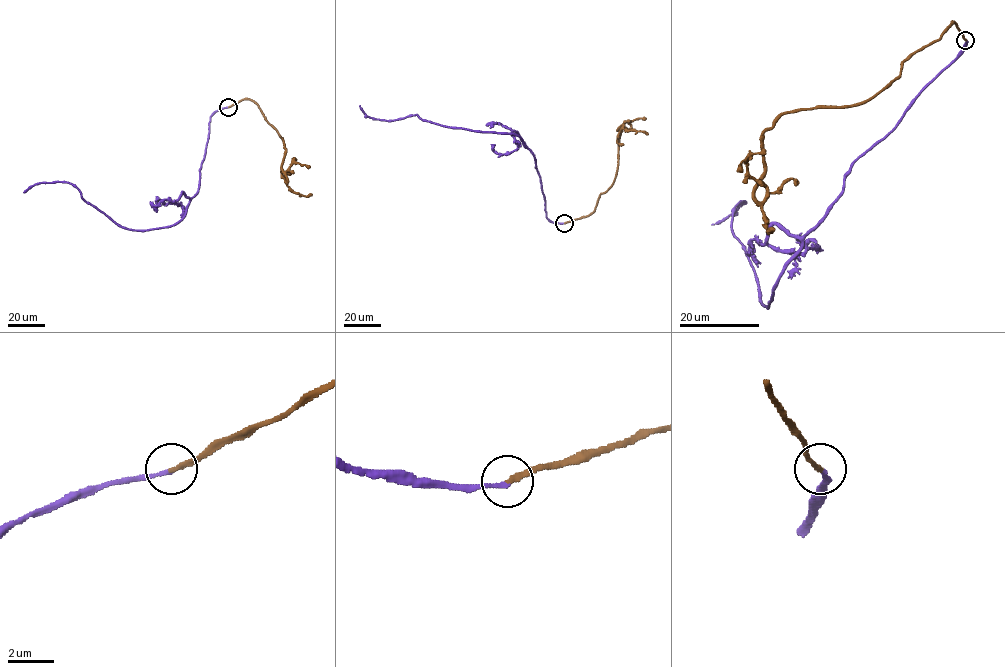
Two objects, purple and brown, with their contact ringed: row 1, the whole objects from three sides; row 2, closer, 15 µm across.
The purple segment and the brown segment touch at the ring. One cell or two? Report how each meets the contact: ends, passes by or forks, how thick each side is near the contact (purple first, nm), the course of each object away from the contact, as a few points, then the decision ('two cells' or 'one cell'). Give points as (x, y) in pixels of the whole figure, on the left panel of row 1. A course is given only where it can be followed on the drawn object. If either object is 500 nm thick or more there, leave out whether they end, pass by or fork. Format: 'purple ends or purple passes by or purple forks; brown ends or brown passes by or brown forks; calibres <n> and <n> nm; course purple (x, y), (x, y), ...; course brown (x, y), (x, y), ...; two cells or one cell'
purple ends; brown ends; calibres 180 and 200 nm; course purple (229, 107), (210, 117), (198, 191), (174, 224), (122, 228), (67, 182), (38, 183), (24, 192); course brown (229, 107), (244, 99), (257, 105), (283, 140), (286, 150), (281, 170), (287, 185), (294, 192), (312, 194); one cell

